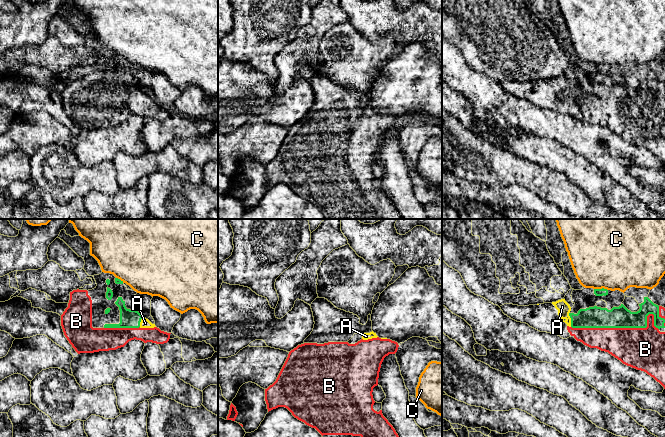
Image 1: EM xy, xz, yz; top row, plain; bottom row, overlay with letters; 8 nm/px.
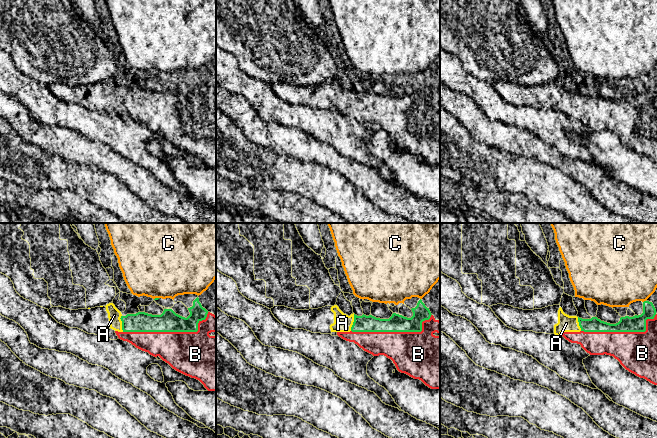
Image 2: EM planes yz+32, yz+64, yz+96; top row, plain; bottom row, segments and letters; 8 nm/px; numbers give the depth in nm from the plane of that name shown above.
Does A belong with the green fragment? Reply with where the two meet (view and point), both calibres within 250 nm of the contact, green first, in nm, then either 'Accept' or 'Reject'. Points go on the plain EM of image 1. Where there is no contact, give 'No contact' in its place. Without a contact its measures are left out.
Touches green at yz (571, 95). Thickness 180 nm (green) against 100 nm. Accept

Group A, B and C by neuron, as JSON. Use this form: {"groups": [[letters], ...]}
{"groups": [["A", "B"], ["C"]]}

